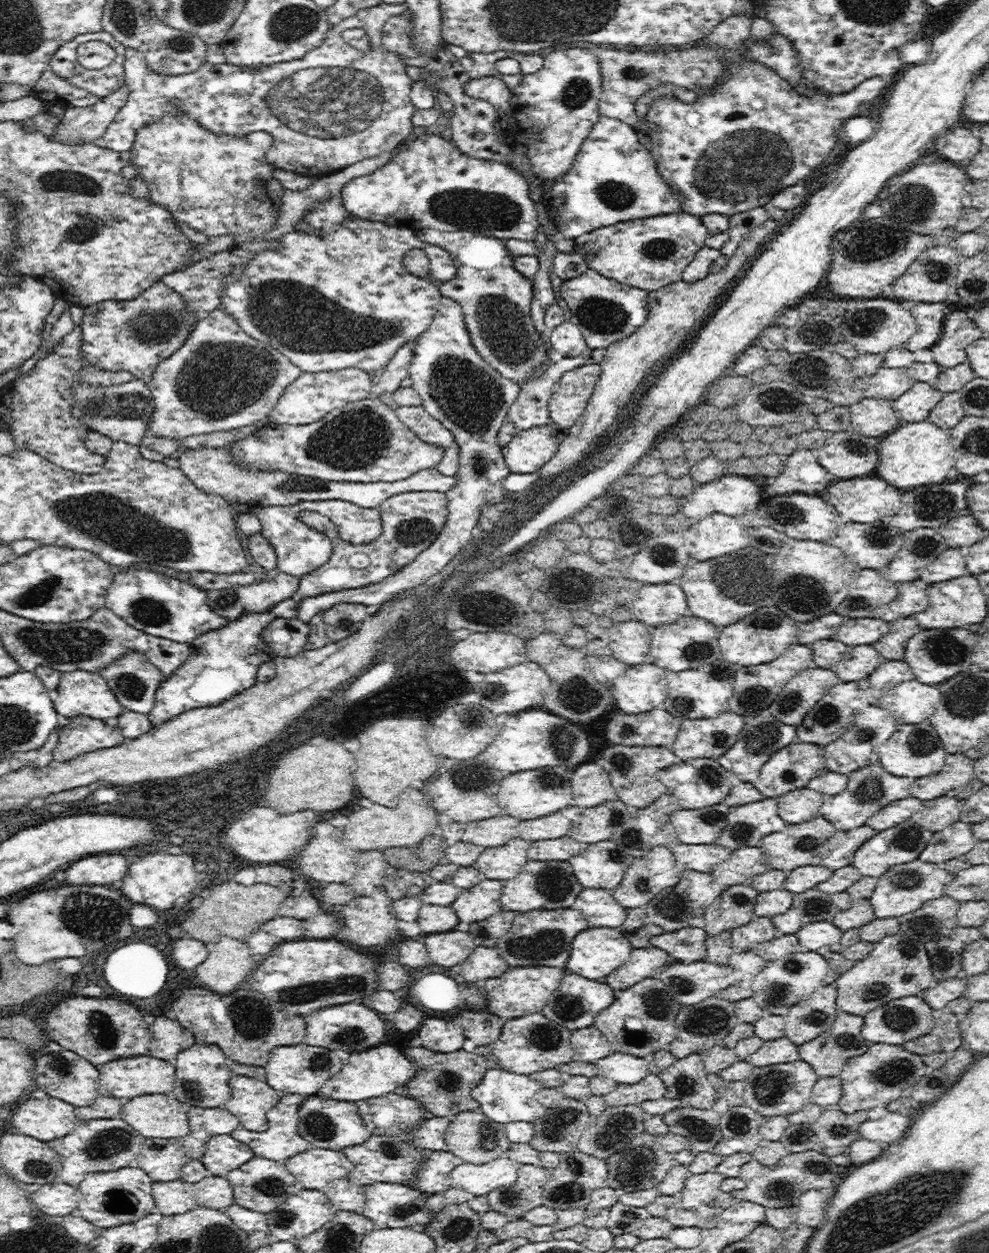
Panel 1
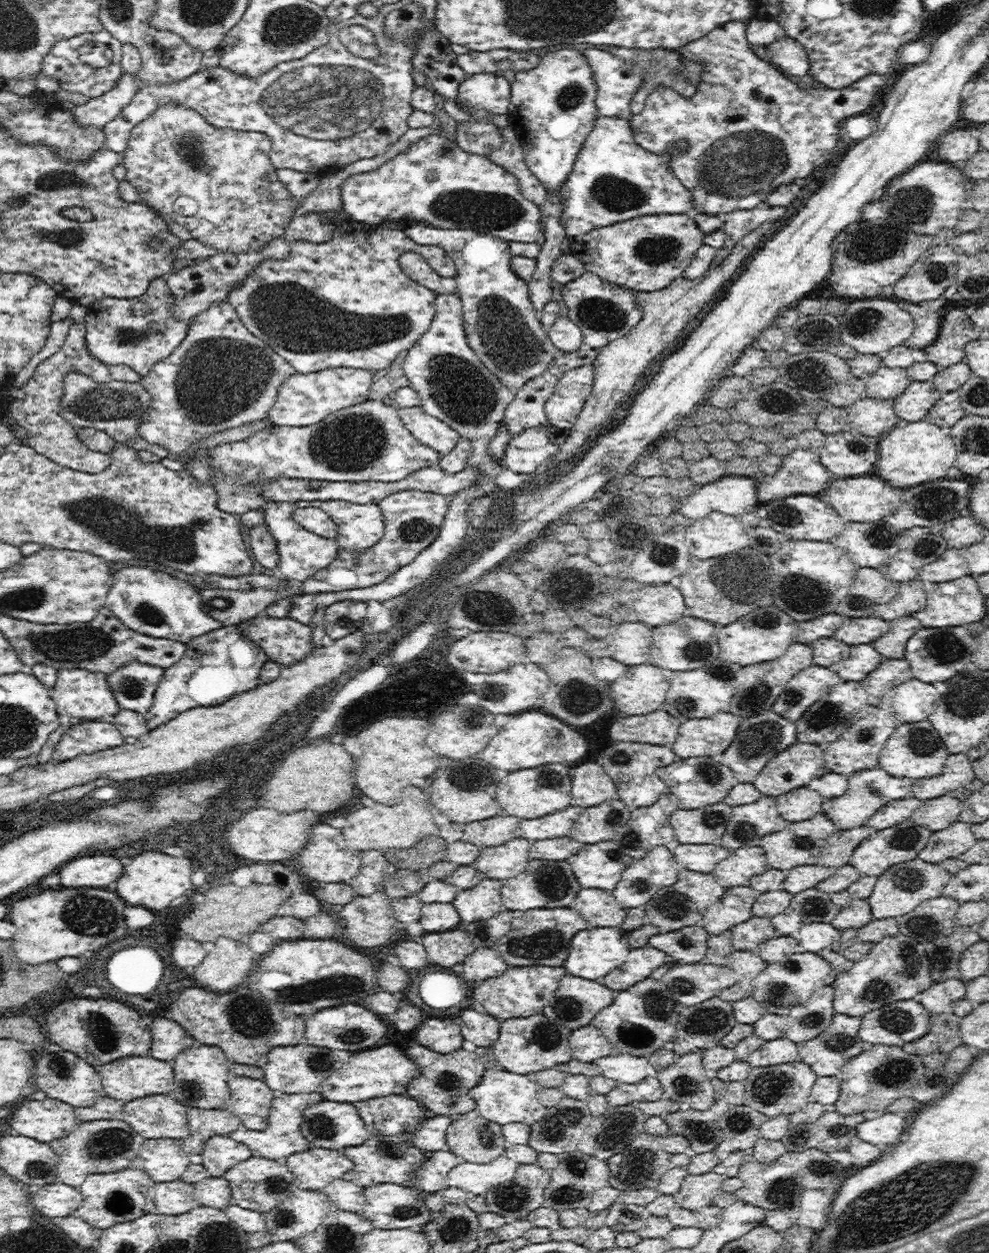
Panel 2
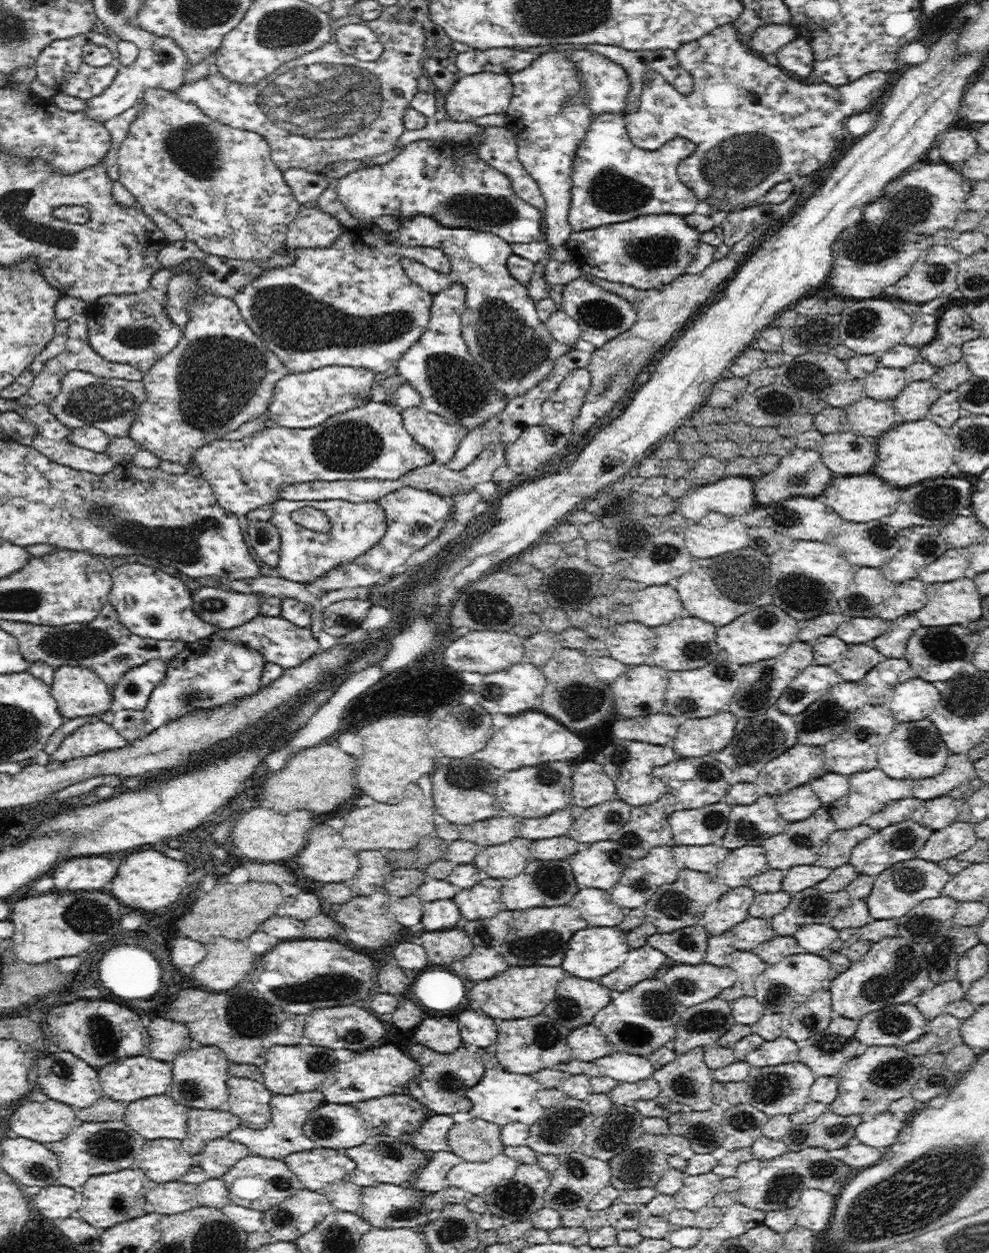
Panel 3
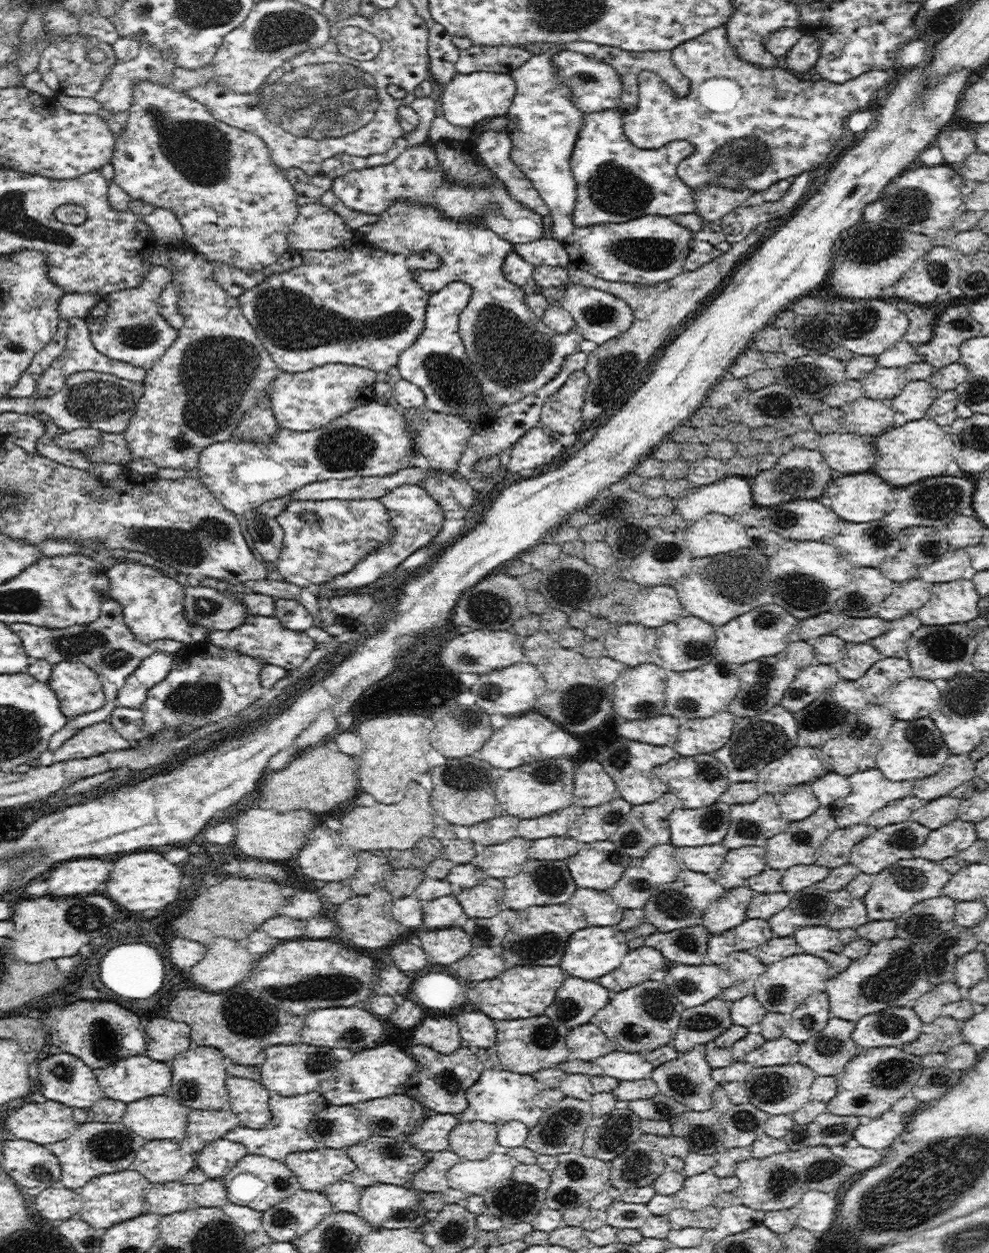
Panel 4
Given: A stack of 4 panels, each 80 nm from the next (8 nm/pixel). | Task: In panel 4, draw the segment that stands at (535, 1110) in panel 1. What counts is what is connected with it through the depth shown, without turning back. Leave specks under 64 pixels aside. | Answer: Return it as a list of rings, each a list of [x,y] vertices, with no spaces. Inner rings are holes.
[[[501,1067],[484,1070],[480,1078],[466,1091],[468,1106],[462,1112],[463,1120],[468,1122],[481,1120],[495,1124],[499,1128],[510,1120],[519,1120],[532,1130],[537,1126],[544,1111],[534,1104],[534,1096],[539,1090],[538,1082],[530,1074],[509,1072]]]

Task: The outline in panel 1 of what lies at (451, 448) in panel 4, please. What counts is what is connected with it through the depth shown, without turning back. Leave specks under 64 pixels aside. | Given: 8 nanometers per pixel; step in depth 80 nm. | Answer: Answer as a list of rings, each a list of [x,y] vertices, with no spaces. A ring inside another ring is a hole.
[[[422,404],[417,407],[399,406],[395,411],[397,412],[398,418],[420,440],[444,447],[444,450],[455,441],[450,429],[446,428],[438,419],[430,416]]]

